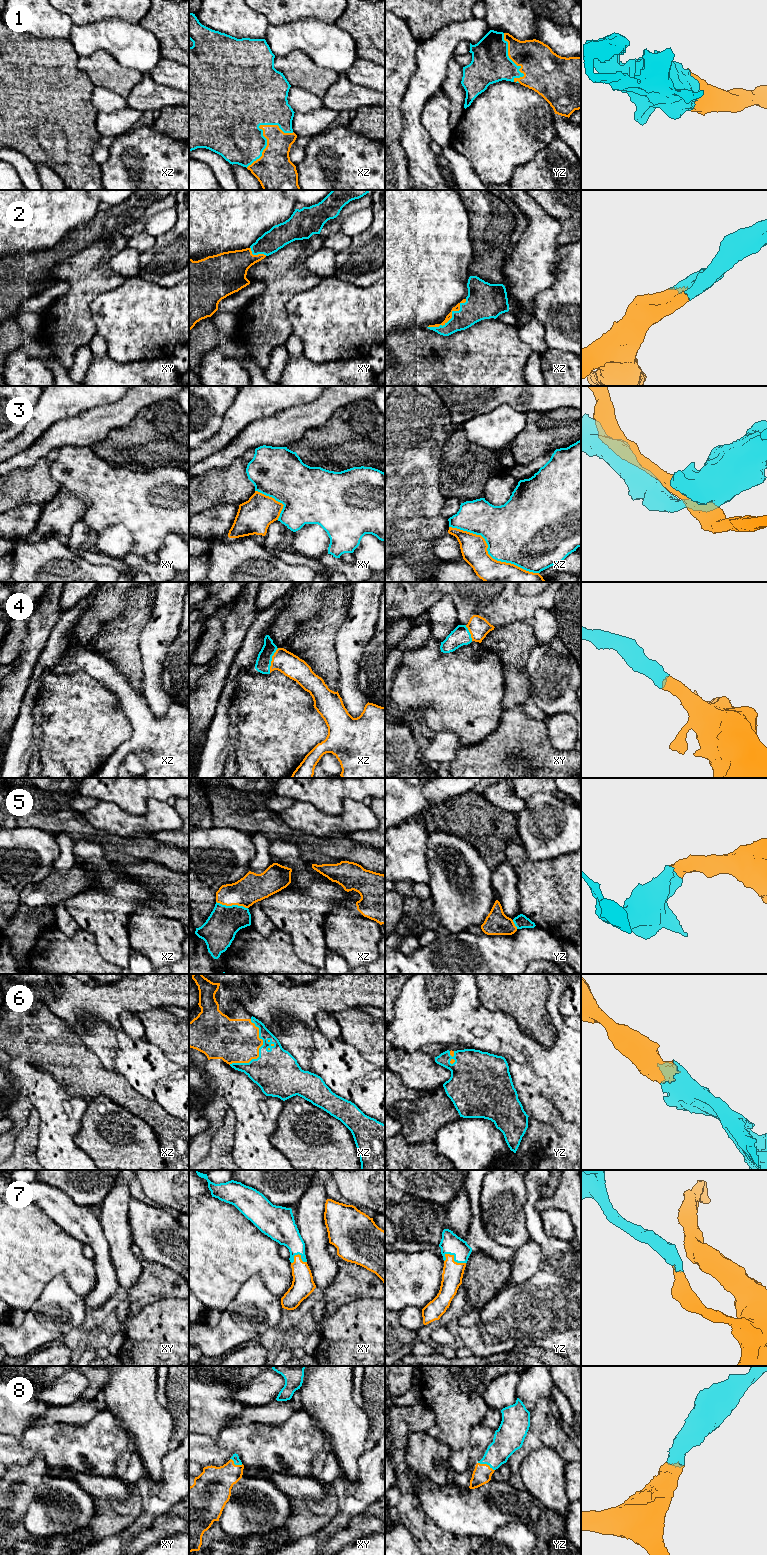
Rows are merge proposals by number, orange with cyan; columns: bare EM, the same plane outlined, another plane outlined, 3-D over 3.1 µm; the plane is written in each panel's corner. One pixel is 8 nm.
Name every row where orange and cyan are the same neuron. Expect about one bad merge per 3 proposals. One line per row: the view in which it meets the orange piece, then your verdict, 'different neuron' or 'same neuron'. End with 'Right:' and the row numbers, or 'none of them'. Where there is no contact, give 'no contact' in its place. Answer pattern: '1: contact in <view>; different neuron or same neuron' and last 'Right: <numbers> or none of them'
1: contact in xz; same neuron
2: contact in xz; same neuron
3: contact in xz; same neuron
4: contact in xz; same neuron
5: contact in xz; same neuron
6: contact in xz; same neuron
7: contact in yz; same neuron
8: contact in yz; same neuron
Right: 1, 2, 3, 4, 5, 6, 7, 8

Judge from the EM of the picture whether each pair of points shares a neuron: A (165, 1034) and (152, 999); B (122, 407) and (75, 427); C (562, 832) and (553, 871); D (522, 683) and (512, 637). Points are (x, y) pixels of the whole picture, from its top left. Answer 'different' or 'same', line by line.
A: different
B: same
C: different
D: same

